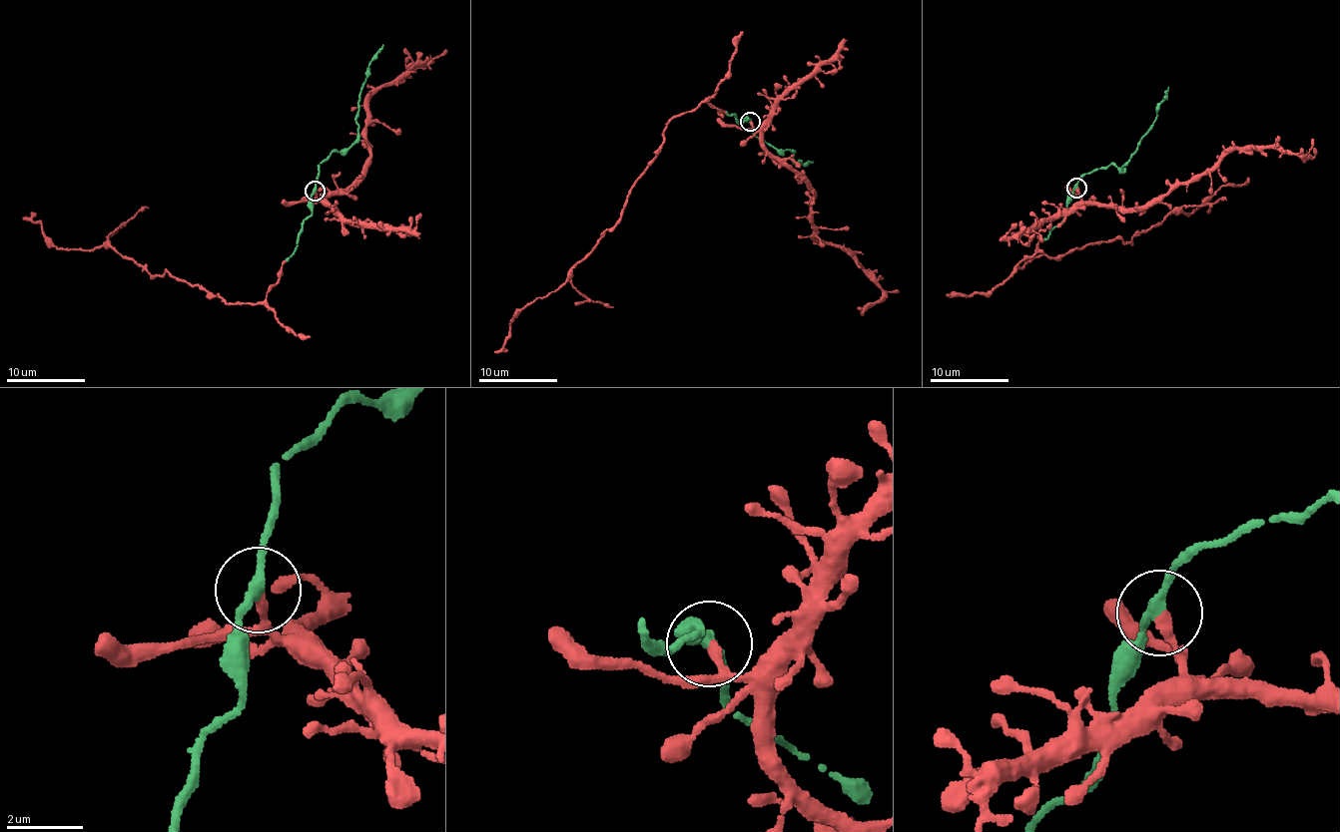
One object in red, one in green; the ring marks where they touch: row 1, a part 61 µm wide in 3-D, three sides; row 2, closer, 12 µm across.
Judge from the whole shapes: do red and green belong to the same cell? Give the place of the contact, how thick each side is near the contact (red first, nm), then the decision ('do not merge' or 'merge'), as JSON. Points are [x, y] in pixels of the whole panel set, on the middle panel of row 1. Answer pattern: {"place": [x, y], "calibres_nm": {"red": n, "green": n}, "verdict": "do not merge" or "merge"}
{"place": [750, 122], "calibres_nm": {"red": 260, "green": 260}, "verdict": "merge"}

